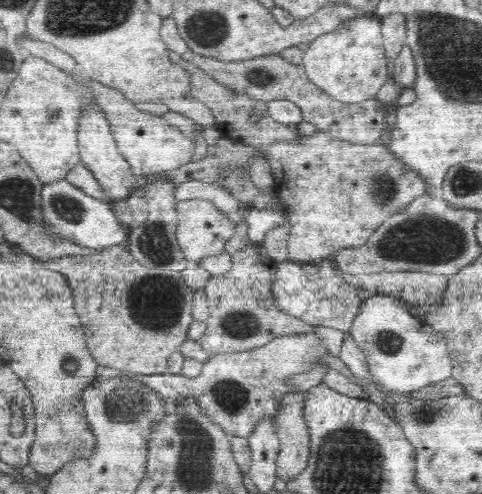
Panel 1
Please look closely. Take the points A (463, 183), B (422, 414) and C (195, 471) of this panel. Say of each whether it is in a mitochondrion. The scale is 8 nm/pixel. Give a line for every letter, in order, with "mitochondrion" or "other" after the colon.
A: mitochondrion
B: mitochondrion
C: mitochondrion

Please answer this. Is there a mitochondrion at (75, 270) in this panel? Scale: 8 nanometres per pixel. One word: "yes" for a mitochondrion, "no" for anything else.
no

